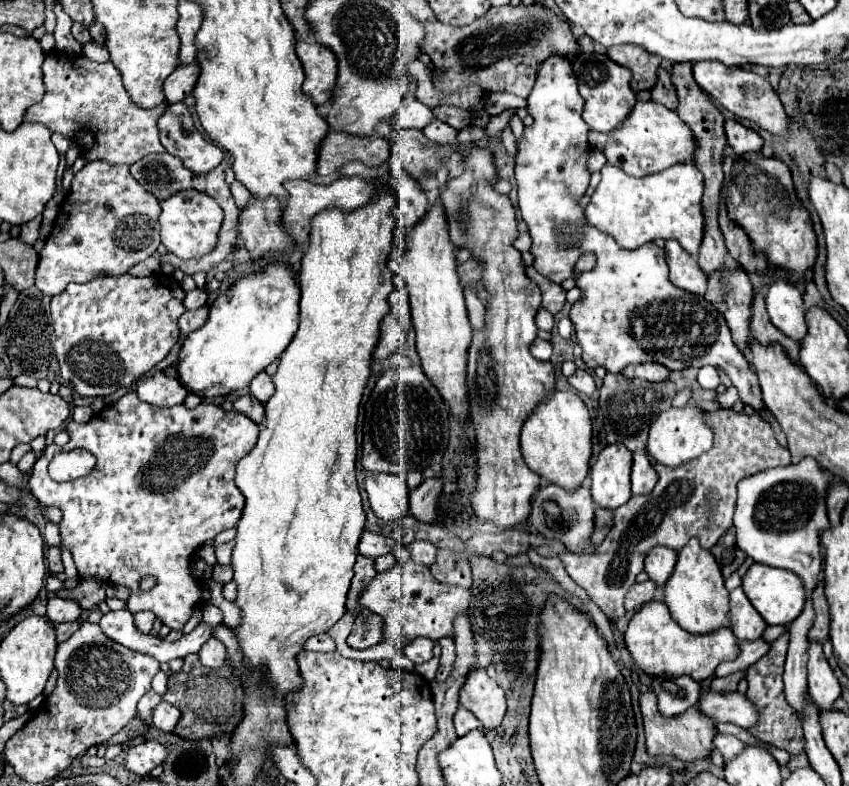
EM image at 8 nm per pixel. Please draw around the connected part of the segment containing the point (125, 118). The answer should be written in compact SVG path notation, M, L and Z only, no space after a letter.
M52 52L44 60L44 98L26 110L24 122L40 122L50 132L58 132L80 150L84 162L110 162L132 166L152 152L164 152L158 138L158 118L166 110L164 100L152 110L136 106L124 88L122 72L108 62L94 62L86 56L66 56Z

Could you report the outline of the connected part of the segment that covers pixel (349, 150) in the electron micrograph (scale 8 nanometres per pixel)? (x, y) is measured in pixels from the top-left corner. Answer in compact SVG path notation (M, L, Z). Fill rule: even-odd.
M330 130L318 146L316 174L310 178L318 184L330 184L338 178L336 170L344 162L360 160L368 166L380 166L390 158L390 148L384 138L354 138Z

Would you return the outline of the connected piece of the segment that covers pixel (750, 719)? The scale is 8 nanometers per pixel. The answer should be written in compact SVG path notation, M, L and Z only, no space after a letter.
M708 690L700 698L700 710L716 722L732 722L742 728L754 728L758 724L758 710L740 692L714 694Z

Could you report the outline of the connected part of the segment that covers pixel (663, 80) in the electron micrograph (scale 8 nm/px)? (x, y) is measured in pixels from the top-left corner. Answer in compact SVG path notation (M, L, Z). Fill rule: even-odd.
M658 68L658 82L652 88L652 100L664 104L670 110L676 110L678 106L678 98L676 98L676 90L670 78L670 72L666 68Z

